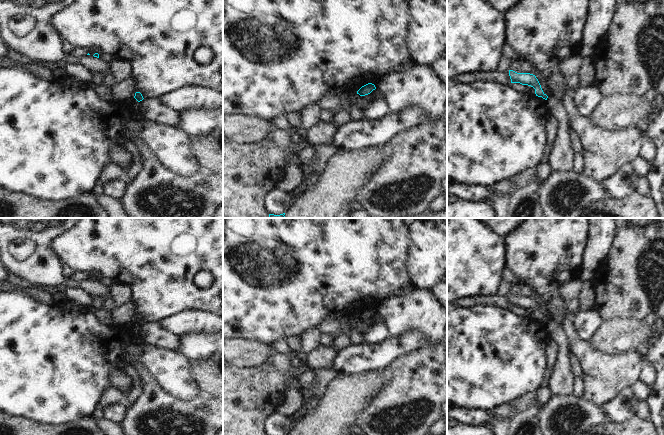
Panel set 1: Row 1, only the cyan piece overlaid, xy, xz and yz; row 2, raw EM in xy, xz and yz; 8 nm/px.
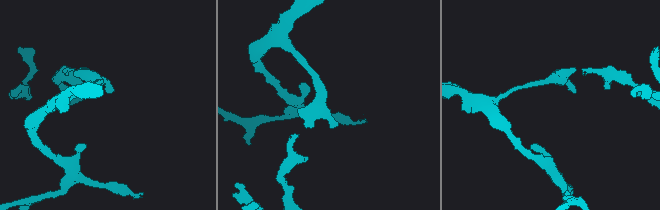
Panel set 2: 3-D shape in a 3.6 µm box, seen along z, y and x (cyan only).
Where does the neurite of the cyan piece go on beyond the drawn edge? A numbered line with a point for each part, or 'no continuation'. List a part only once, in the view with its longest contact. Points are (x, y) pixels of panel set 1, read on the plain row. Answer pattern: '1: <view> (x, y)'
no continuation

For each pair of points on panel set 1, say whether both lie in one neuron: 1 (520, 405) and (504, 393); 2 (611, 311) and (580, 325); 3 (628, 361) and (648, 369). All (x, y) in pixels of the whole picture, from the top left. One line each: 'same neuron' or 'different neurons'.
1: different neurons
2: different neurons
3: different neurons

